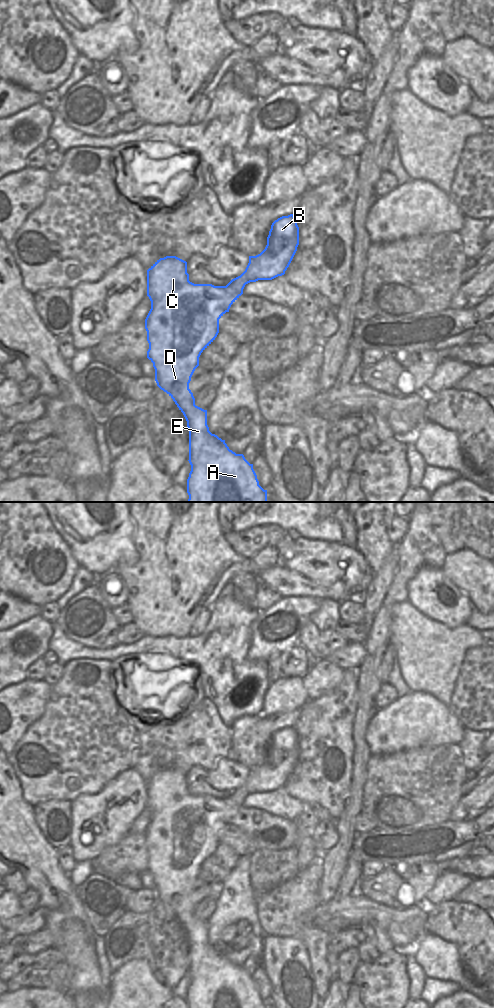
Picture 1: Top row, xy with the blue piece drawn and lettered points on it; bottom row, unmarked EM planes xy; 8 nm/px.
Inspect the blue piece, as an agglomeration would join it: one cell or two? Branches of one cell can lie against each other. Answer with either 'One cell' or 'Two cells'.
One cell

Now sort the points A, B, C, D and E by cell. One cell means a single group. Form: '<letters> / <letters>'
A B C D E

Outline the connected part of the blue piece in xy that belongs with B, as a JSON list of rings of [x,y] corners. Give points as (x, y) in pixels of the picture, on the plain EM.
[[[290,726],[272,735],[265,761],[256,768],[249,768],[245,783],[226,798],[190,794],[187,774],[176,768],[160,770],[147,782],[147,808],[151,813],[151,821],[145,831],[149,855],[147,870],[153,875],[157,898],[173,911],[187,933],[188,973],[191,977],[187,991],[189,1008],[267,1008],[267,1002],[259,997],[253,976],[243,966],[230,962],[225,952],[209,943],[207,922],[195,917],[189,895],[199,878],[201,865],[219,845],[219,831],[243,806],[245,797],[284,787],[298,757],[299,739],[294,727]]]

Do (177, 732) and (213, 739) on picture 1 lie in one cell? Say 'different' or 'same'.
same

